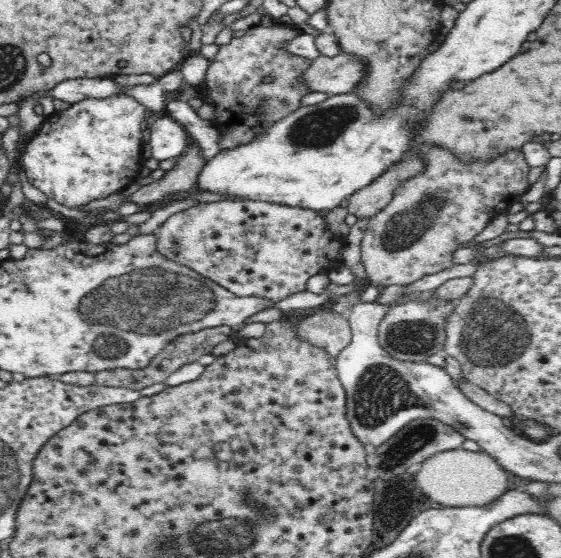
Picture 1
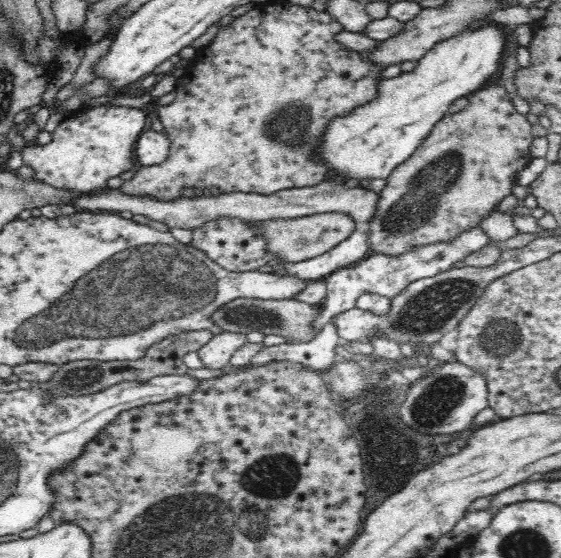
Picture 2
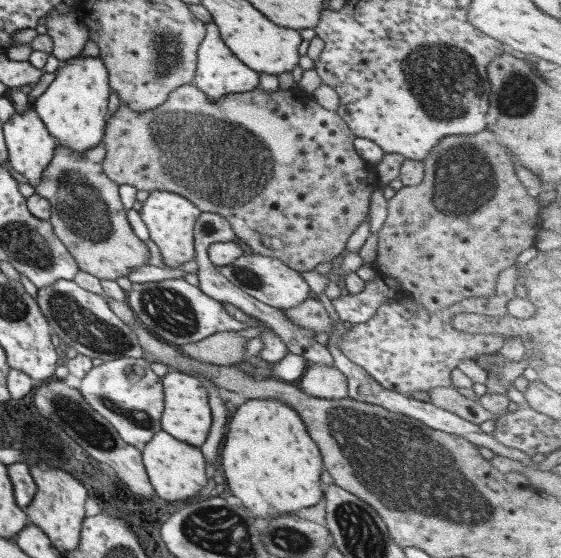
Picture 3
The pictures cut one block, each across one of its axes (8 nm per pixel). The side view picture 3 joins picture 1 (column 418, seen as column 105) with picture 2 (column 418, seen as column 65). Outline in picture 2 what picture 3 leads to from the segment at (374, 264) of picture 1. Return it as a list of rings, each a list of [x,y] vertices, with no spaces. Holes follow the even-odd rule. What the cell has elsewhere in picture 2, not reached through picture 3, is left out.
[[[499,84],[470,94],[464,110],[449,112],[441,118],[418,150],[385,178],[384,188],[377,193],[376,216],[362,225],[367,231],[367,247],[371,254],[398,258],[420,246],[452,242],[460,234],[480,228],[482,222],[496,212],[502,199],[512,194],[518,172],[533,160],[530,146],[535,137],[532,124],[516,111],[508,95],[508,91]]]

